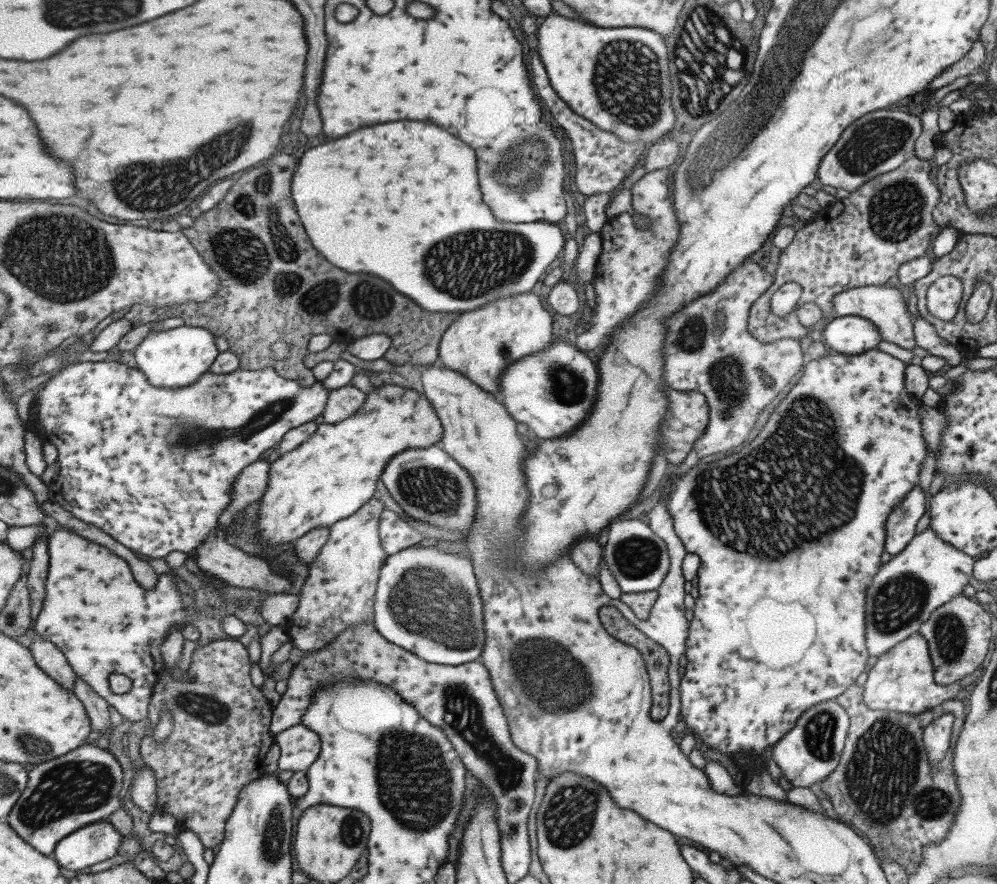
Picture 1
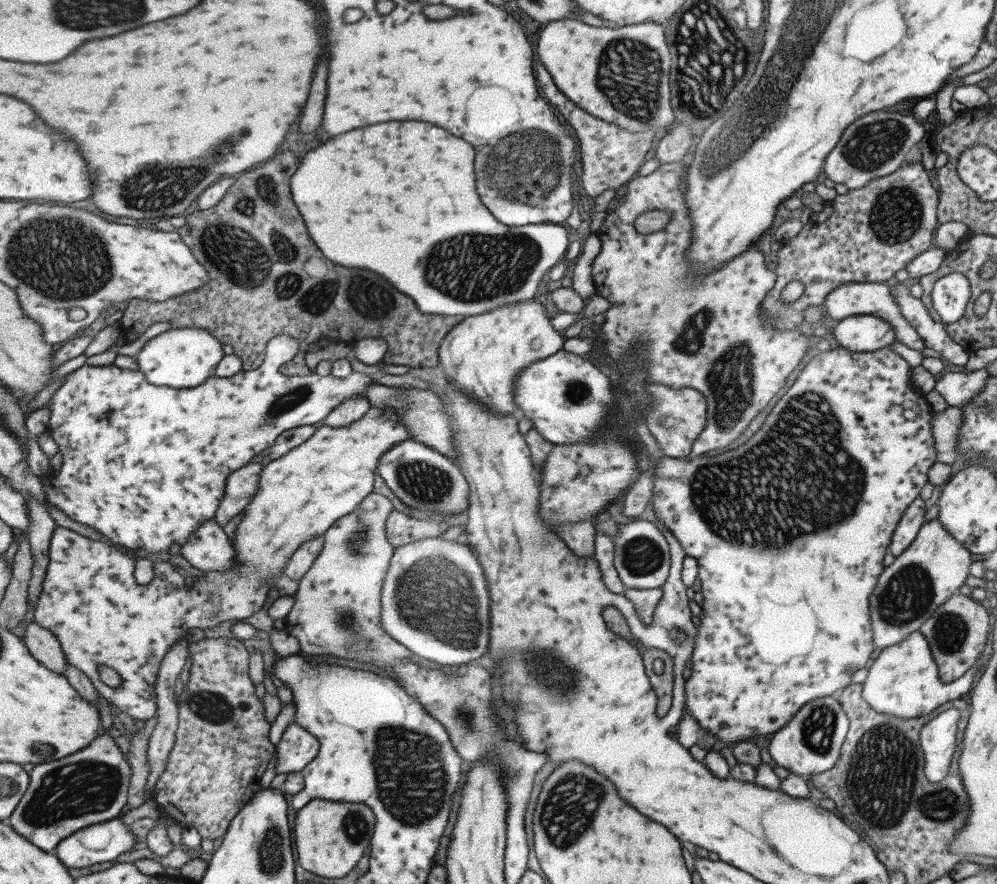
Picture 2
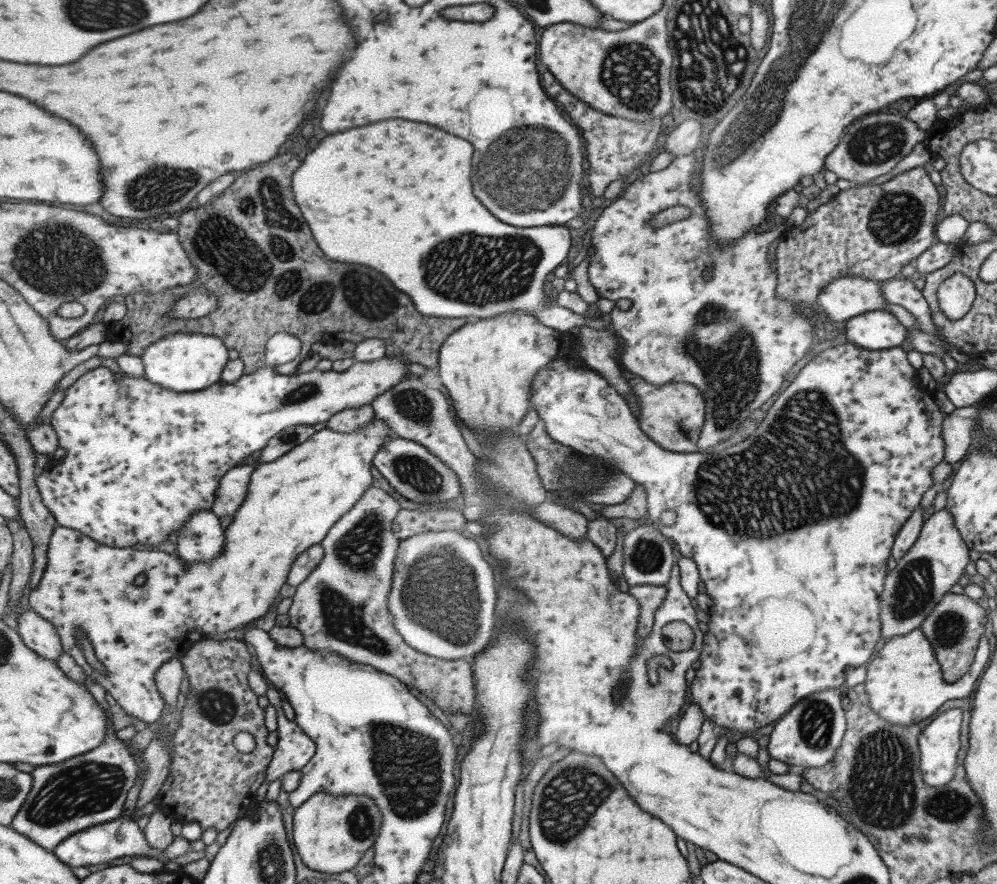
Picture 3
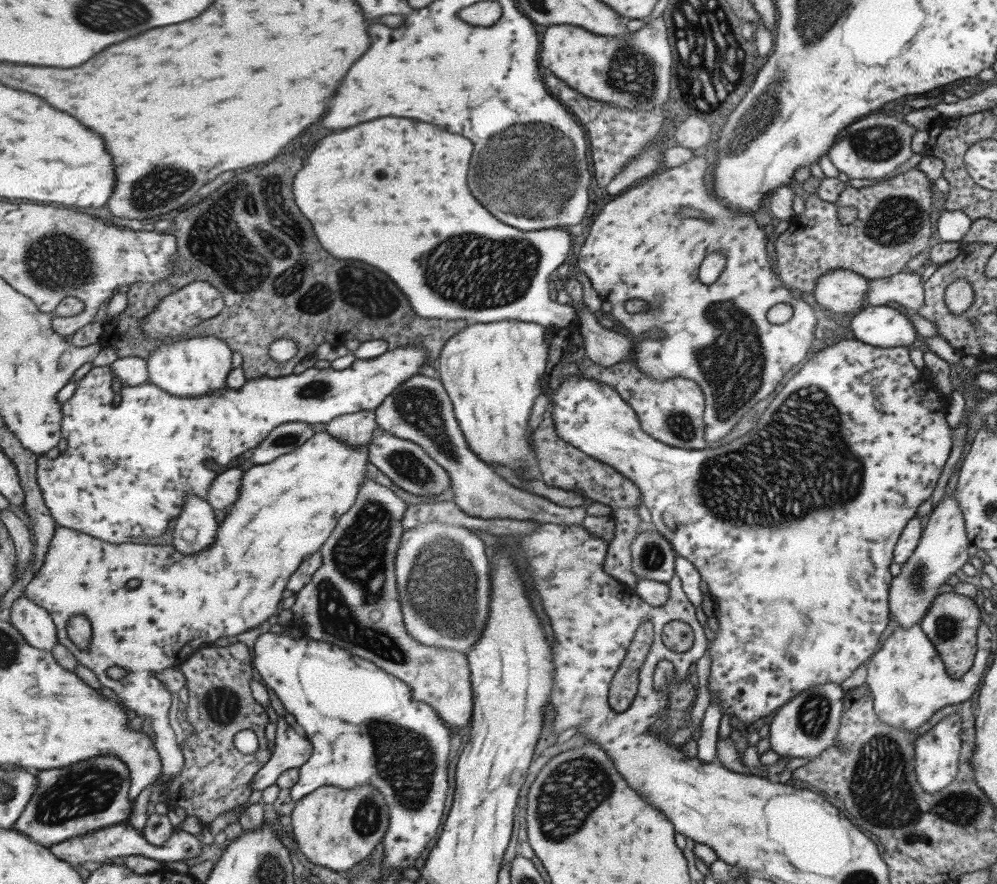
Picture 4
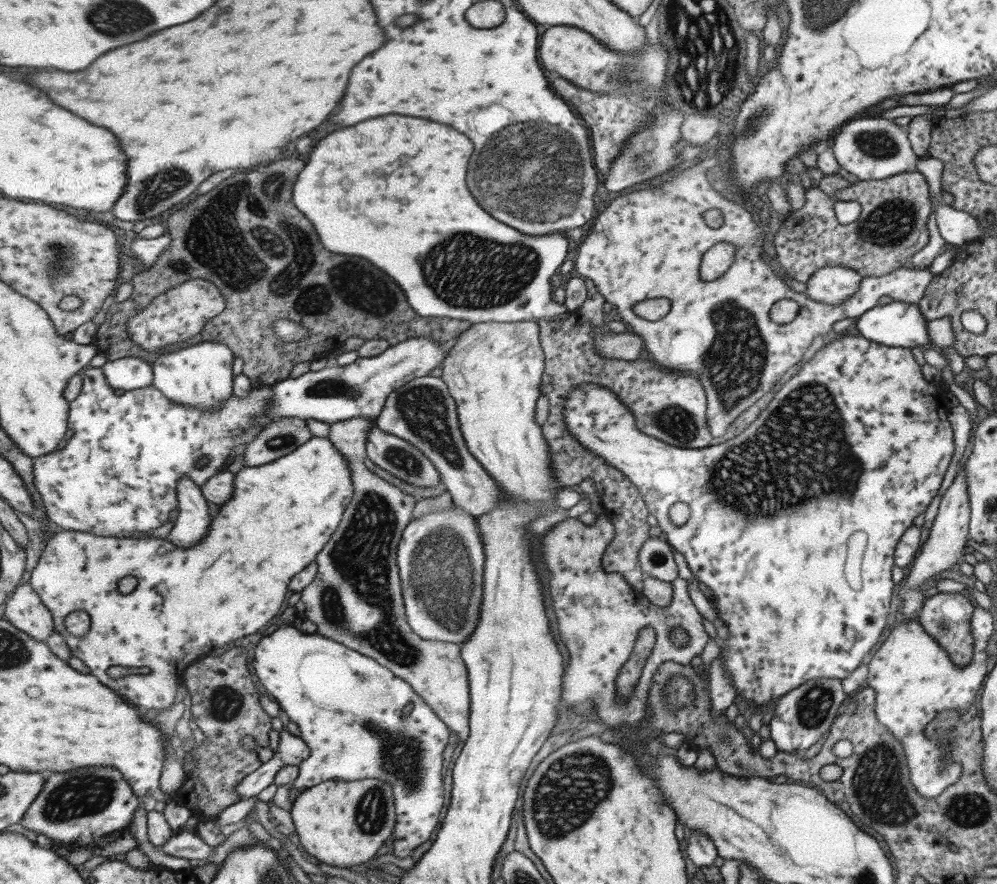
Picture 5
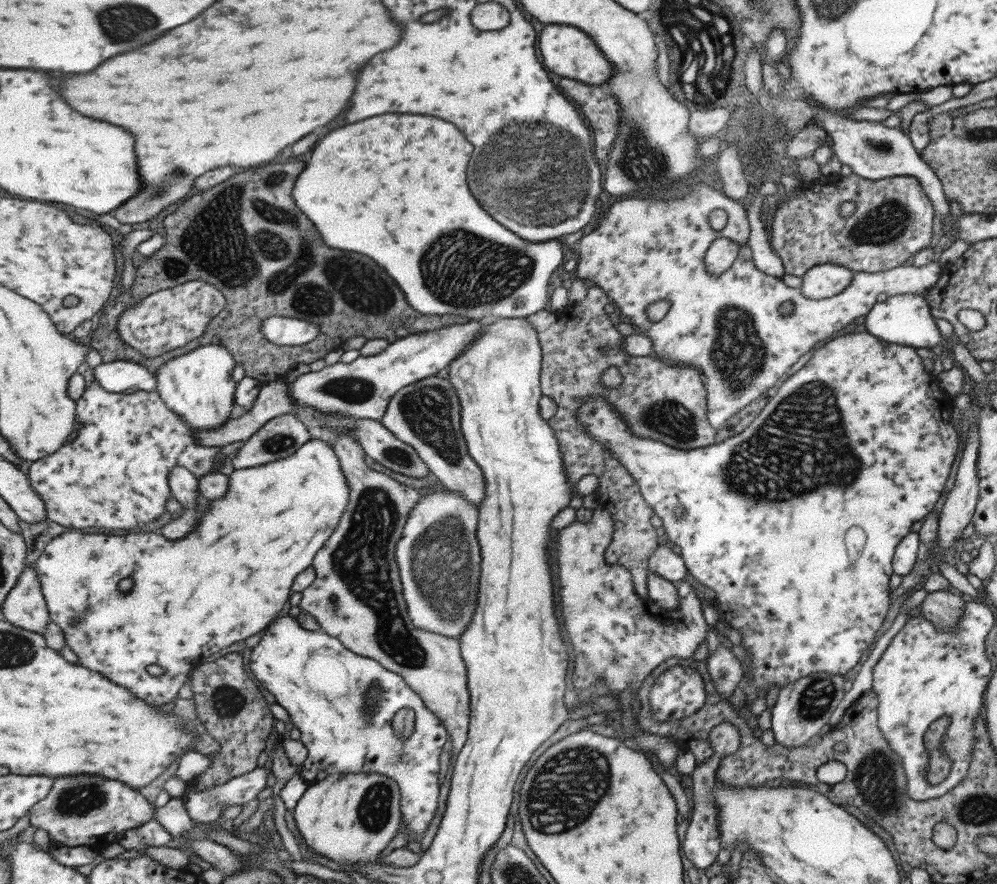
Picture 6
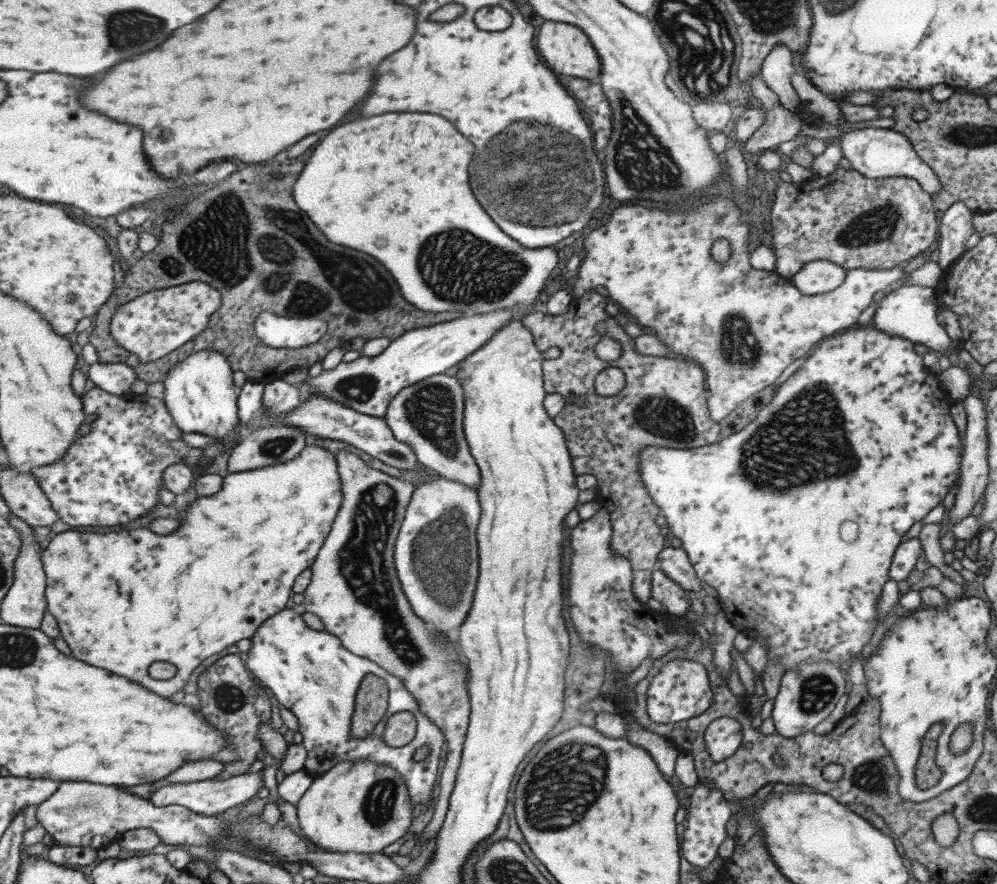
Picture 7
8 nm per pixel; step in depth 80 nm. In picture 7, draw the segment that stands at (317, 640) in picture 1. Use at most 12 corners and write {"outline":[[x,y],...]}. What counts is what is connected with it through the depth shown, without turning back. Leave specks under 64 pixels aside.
{"outline":[[336,456],[343,510],[307,611],[402,678],[447,737],[436,836],[472,702],[456,635],[419,618],[395,570],[417,486]]}

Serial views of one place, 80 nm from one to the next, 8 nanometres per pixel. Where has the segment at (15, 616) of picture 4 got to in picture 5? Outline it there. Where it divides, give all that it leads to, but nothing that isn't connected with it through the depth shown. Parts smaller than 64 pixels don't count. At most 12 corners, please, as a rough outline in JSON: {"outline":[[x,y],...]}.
{"outline":[[30,579],[5,603],[11,624],[43,643],[56,630]]}

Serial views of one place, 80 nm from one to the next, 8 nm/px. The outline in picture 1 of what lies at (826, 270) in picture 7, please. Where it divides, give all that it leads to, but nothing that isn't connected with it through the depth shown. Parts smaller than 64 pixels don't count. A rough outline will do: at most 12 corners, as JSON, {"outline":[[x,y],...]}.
{"outline":[[867,285],[832,298],[837,317],[870,320],[880,340],[911,350],[912,320],[895,286]]}

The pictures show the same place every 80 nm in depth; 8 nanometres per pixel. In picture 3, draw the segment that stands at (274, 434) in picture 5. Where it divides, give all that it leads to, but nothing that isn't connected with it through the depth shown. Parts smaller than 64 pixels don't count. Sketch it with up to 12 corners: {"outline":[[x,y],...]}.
{"outline":[[309,425],[286,428],[261,451],[268,463],[316,434]]}

